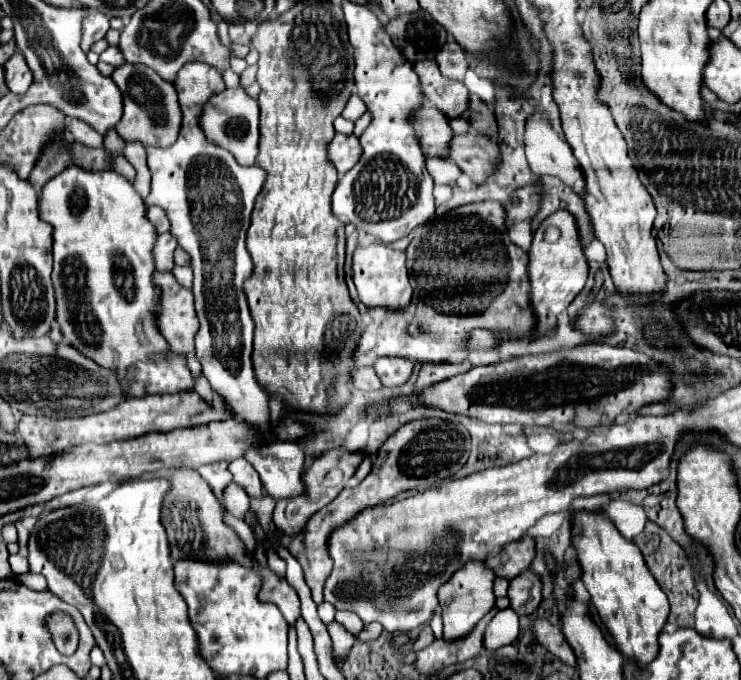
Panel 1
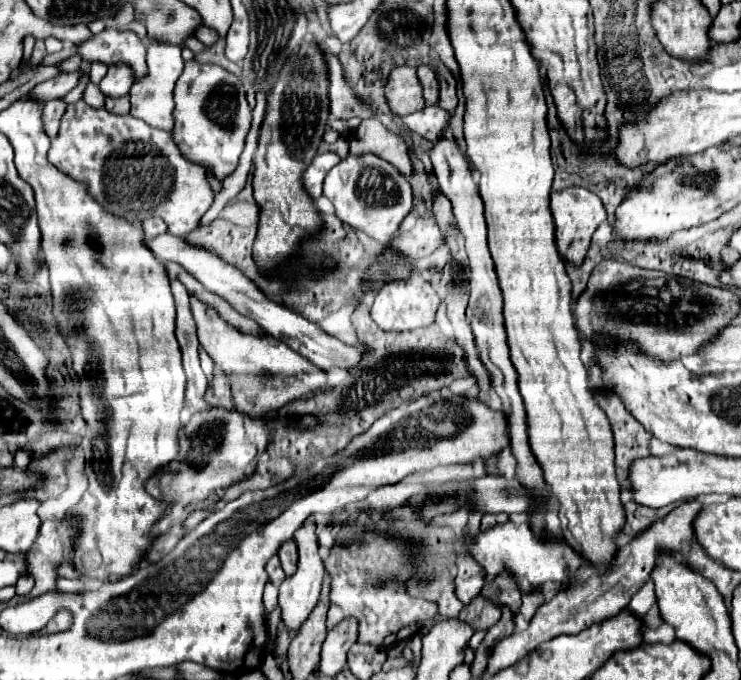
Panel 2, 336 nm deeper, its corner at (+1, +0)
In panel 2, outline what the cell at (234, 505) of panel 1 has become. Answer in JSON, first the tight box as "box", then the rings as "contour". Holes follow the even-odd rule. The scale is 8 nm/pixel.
{"box":[264,582,278,618],"contour":[[[270,582],[266,584],[266,590],[264,590],[264,618],[270,616],[270,612],[278,606],[278,588],[272,586]]]}

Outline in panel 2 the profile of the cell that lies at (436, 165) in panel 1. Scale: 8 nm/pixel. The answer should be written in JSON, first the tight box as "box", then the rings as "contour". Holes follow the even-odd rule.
{"box":[348,118,412,176],"contour":[[[368,118],[362,120],[360,126],[350,134],[348,138],[350,154],[376,154],[378,158],[384,158],[392,166],[396,166],[404,176],[412,174],[412,162],[406,152],[406,144],[400,136],[388,132],[378,120]]]}

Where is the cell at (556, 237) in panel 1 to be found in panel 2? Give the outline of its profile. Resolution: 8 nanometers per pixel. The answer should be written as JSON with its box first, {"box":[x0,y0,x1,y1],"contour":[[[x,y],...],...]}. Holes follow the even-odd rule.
{"box":[550,186,606,264],"contour":[[[574,186],[574,188],[560,190],[560,192],[552,192],[550,210],[554,216],[554,226],[556,226],[558,252],[562,254],[562,258],[566,258],[574,264],[580,264],[588,252],[592,232],[606,220],[606,210],[604,210],[600,198],[586,188]]]}

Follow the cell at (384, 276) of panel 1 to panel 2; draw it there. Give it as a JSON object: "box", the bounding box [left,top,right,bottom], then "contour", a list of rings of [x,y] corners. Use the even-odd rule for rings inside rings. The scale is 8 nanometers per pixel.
{"box":[372,274,440,332],"contour":[[[412,274],[410,280],[390,282],[376,294],[376,300],[372,306],[372,318],[386,332],[416,330],[416,328],[426,328],[434,324],[438,306],[440,306],[440,298],[434,292],[434,288],[420,274]]]}

